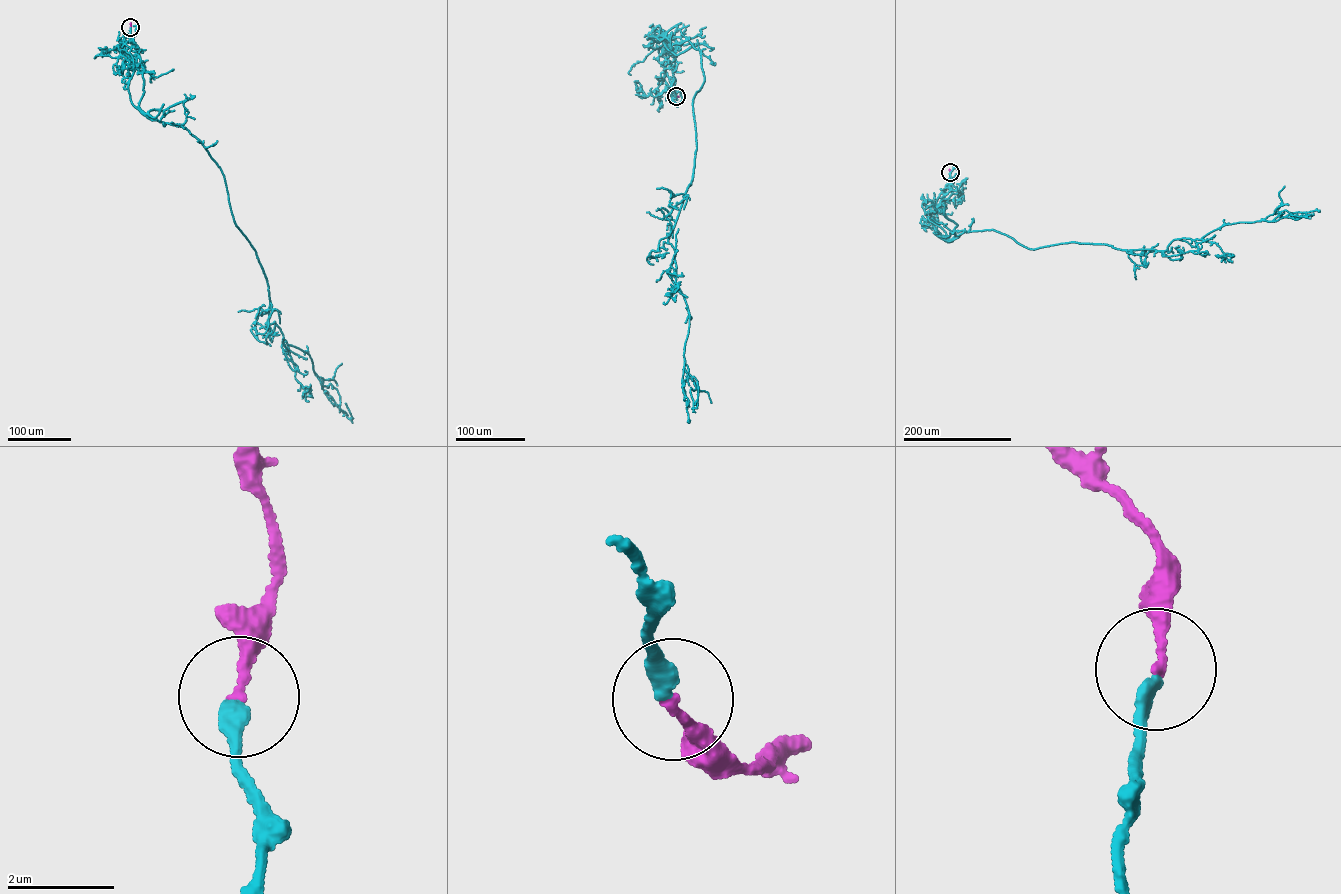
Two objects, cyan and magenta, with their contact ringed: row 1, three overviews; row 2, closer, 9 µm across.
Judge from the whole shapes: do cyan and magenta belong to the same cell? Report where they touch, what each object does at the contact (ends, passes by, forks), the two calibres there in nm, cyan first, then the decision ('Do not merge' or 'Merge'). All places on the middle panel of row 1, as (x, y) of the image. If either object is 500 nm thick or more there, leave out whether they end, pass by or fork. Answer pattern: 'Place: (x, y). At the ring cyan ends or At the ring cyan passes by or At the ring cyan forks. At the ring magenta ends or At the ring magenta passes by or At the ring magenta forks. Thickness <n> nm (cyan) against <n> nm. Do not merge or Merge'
Place: (676, 96). At the ring cyan ends. At the ring magenta ends. Thickness 320 nm (cyan) against 170 nm. Merge

